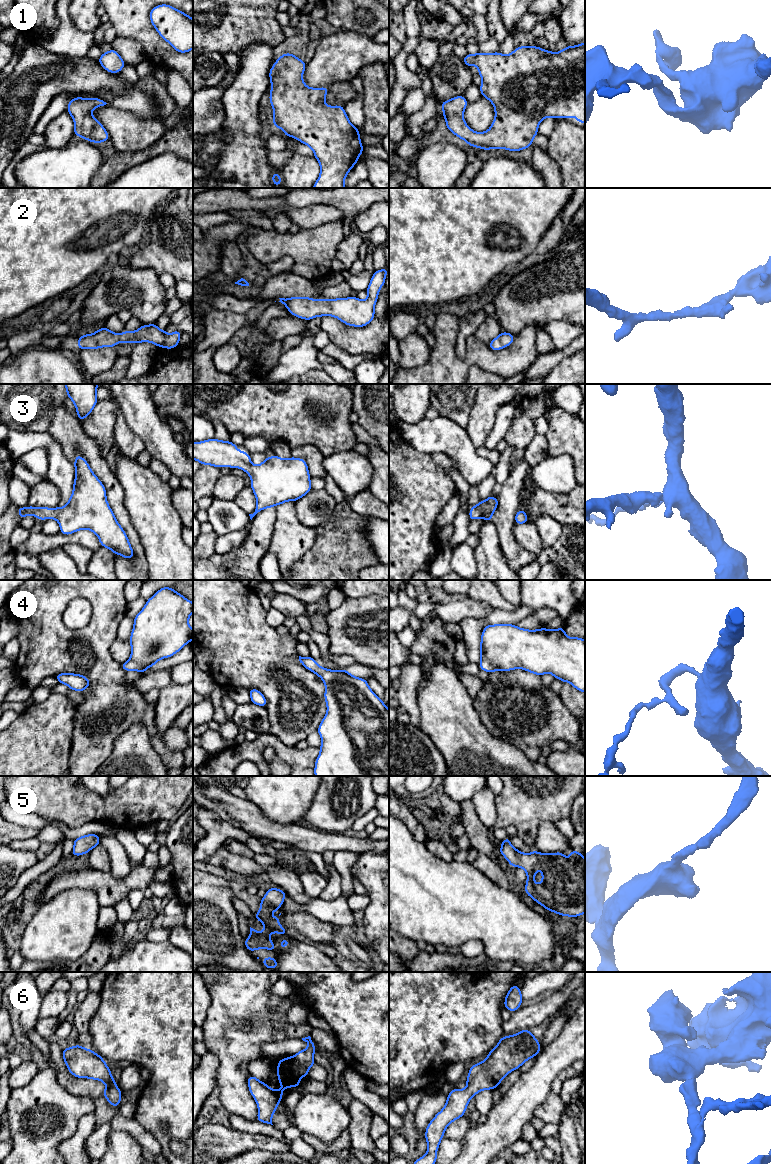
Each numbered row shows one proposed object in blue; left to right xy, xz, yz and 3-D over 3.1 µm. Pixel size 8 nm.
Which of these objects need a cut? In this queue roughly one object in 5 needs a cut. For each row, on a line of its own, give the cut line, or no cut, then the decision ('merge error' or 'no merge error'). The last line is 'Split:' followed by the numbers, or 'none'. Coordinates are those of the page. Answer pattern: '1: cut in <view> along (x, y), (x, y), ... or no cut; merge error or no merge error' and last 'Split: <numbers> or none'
1: no cut; no merge error
2: no cut; no merge error
3: no cut; no merge error
4: no cut; no merge error
5: no cut; no merge error
6: no cut; no merge error
Split: none

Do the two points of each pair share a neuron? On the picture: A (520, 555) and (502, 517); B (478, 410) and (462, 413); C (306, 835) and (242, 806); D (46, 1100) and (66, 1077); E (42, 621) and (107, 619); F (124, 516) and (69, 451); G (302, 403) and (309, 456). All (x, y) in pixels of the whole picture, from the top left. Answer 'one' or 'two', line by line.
A: one
B: two
C: one
D: two
E: one
F: one
G: two

